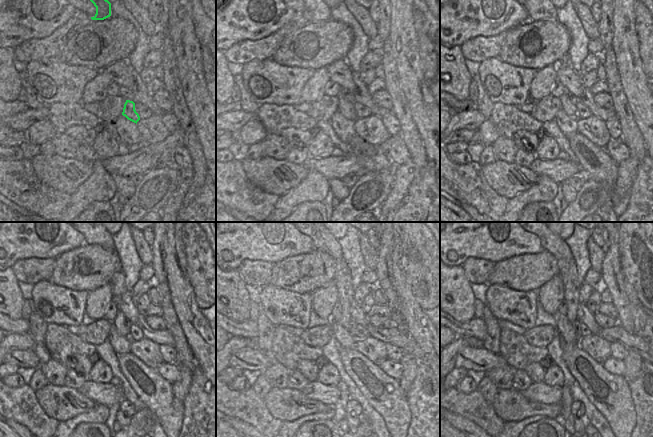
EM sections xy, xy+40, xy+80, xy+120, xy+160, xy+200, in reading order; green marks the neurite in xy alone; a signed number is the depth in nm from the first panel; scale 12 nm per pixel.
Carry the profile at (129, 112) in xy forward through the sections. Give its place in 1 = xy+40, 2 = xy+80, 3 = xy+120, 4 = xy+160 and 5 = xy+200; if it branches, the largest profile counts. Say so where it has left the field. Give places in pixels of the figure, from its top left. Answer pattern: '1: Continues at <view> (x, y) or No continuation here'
1: Continues at xy+40 (346, 108)
2: Continues at xy+80 (569, 107)
3: Continues at xy+120 (120, 321)
4: Continues at xy+160 (326, 242)
5: Continues at xy+200 (552, 243)

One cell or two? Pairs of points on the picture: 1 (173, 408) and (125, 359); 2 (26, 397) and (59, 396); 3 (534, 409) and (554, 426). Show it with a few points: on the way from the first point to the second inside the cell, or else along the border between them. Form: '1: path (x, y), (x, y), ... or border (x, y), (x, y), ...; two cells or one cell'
1: path (158, 397), (140, 379), (135, 380), (130, 374); one cell
2: border (34, 391), (40, 407), (48, 417); two cells
3: border (545, 416), (557, 420); two cells

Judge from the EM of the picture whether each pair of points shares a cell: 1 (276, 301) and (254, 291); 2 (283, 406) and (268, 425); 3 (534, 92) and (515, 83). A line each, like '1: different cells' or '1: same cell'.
1: different cells
2: different cells
3: different cells

